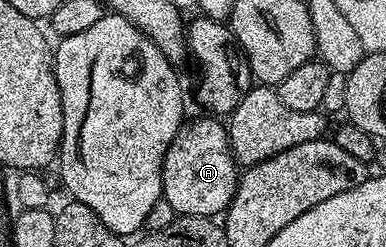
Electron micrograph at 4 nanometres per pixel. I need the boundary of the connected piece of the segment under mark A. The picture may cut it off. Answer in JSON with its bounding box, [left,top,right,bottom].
[162,115,238,218]

